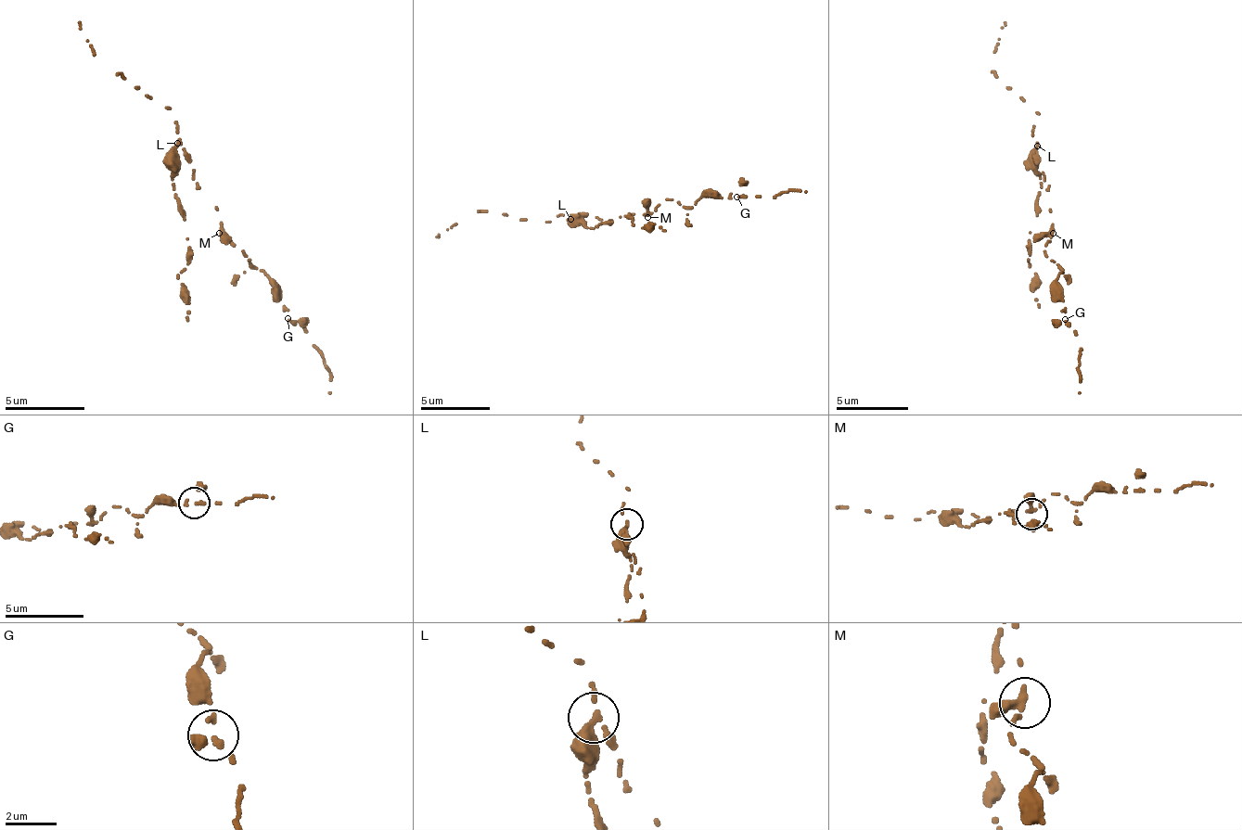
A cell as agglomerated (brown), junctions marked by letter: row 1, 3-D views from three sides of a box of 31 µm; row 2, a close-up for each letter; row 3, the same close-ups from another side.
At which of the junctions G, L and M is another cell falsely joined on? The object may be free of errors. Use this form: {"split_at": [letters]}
{"split_at": ["L"]}

